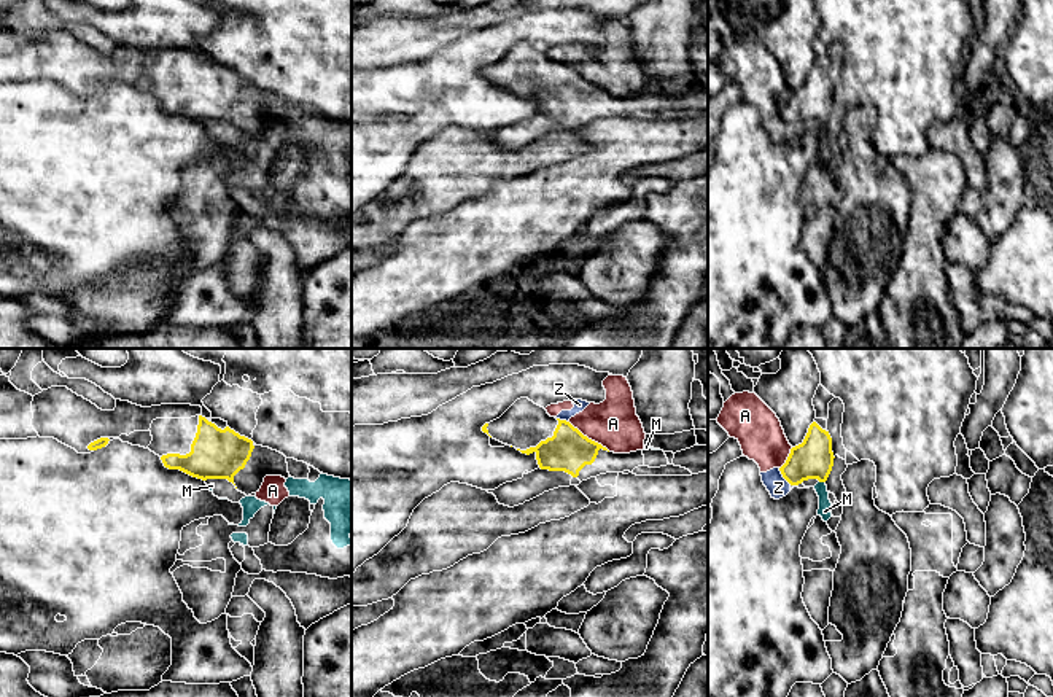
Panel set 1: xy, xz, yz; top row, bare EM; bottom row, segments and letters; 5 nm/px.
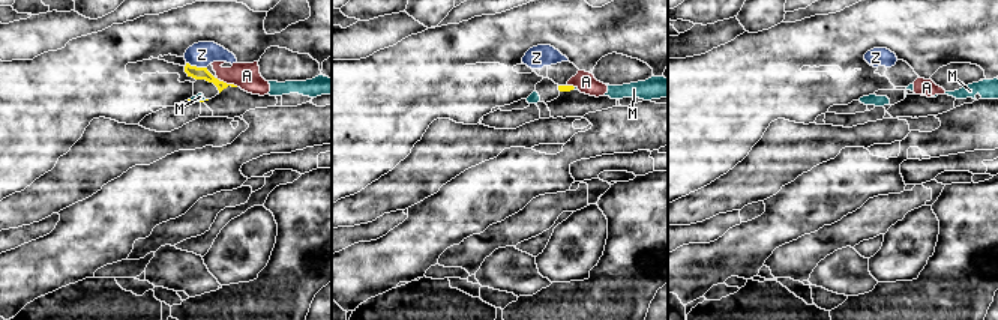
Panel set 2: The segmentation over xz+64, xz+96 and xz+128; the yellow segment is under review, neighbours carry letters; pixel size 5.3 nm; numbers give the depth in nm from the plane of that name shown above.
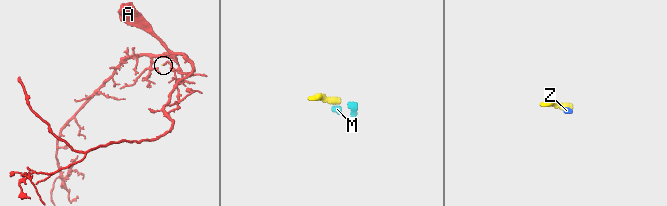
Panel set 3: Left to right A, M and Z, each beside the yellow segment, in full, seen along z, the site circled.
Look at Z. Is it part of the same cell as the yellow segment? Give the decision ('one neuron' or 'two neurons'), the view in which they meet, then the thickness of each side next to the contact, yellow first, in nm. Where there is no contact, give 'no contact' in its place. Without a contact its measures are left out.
two neurons; meets yellow in yz; 200 nm thick on the yellow side, 110 nm on the other

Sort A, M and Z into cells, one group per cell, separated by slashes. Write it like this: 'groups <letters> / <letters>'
groups A M Z

